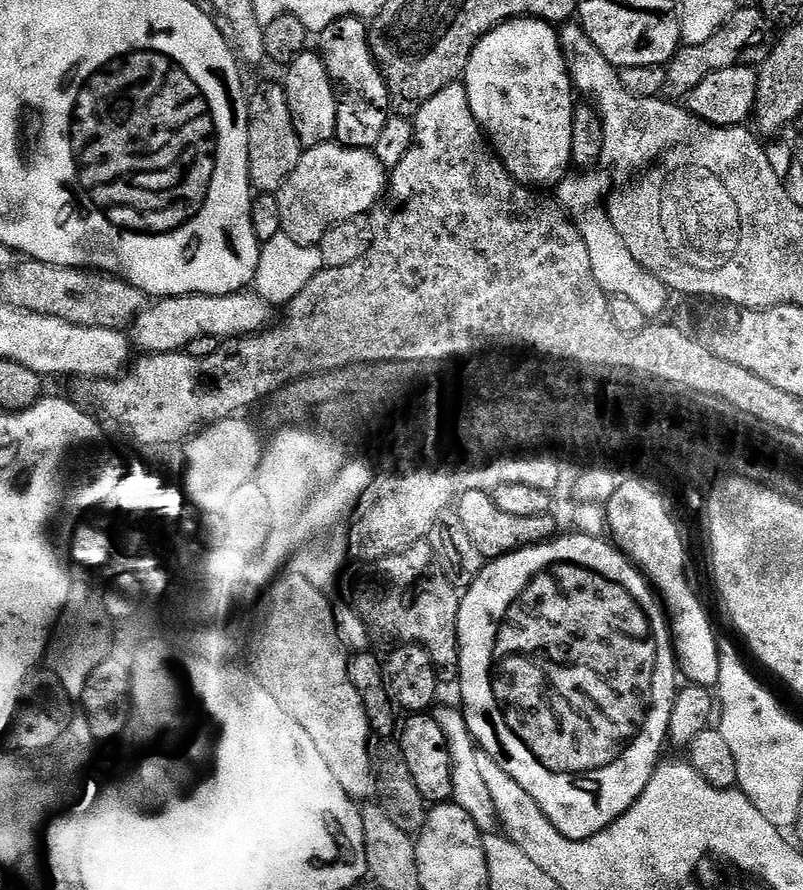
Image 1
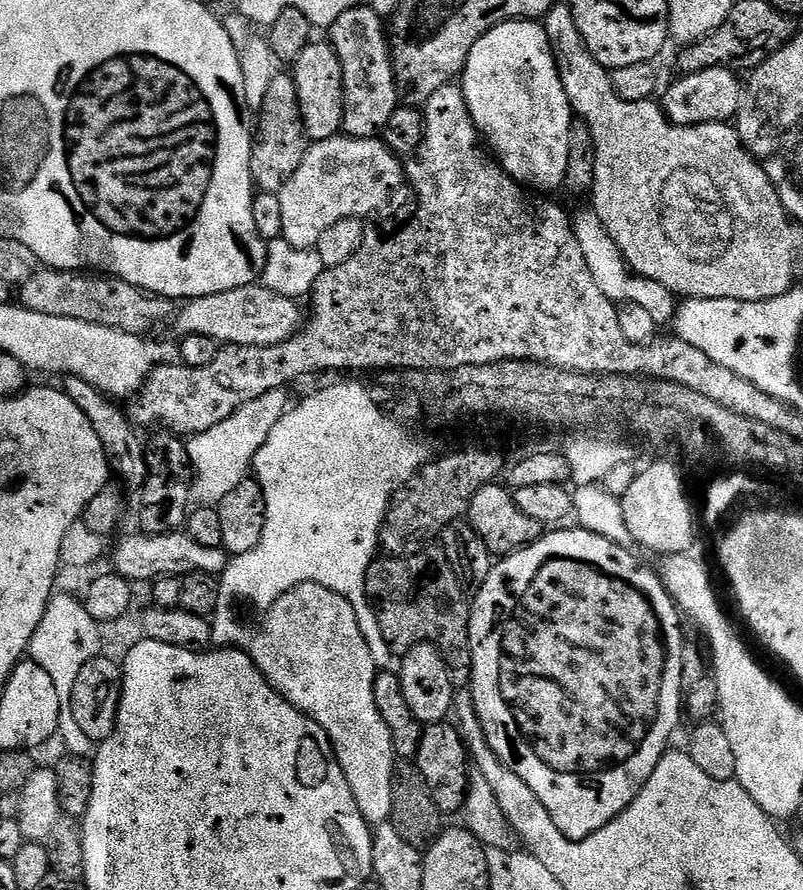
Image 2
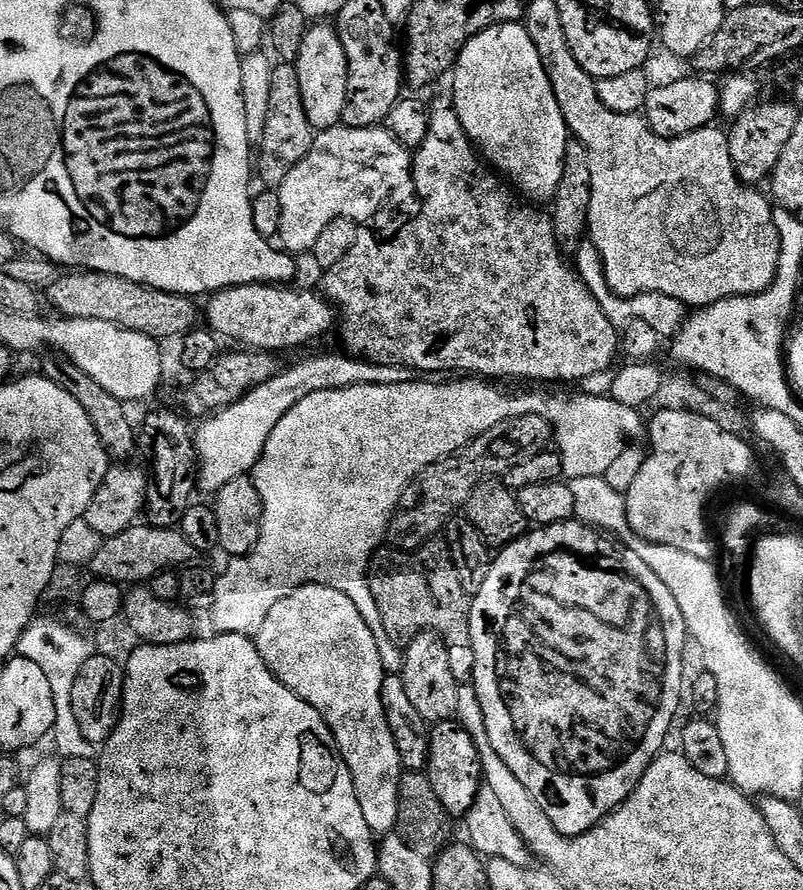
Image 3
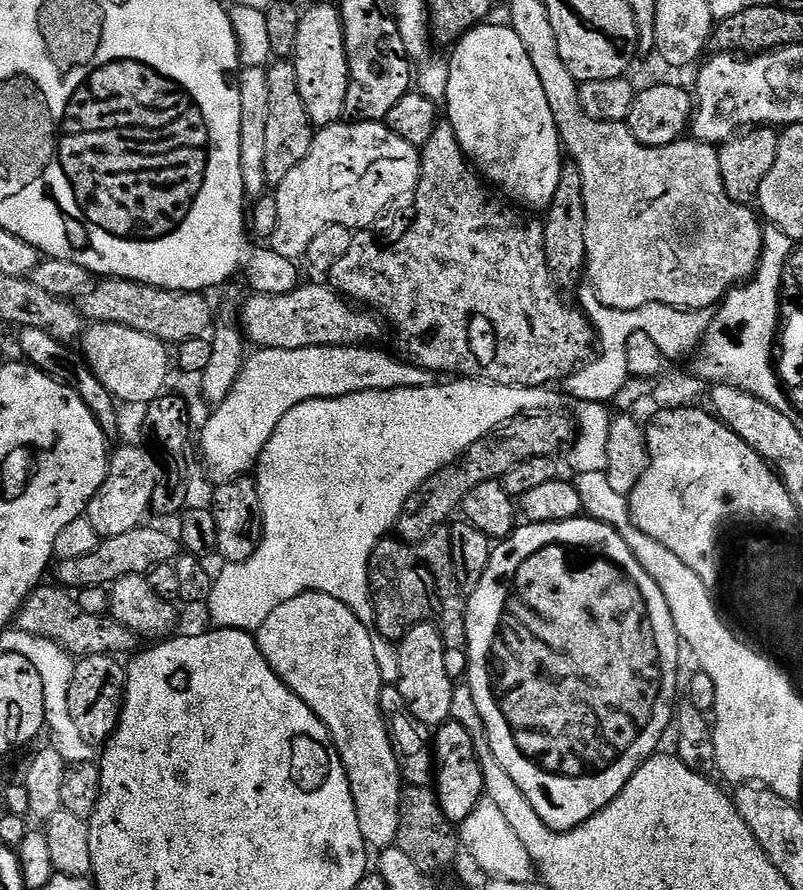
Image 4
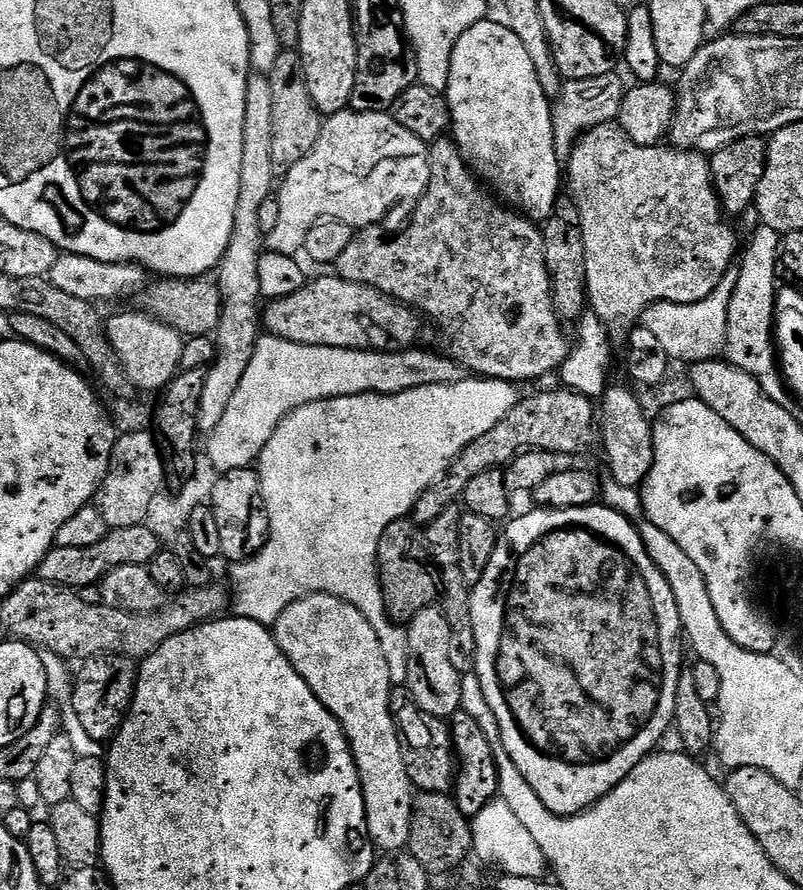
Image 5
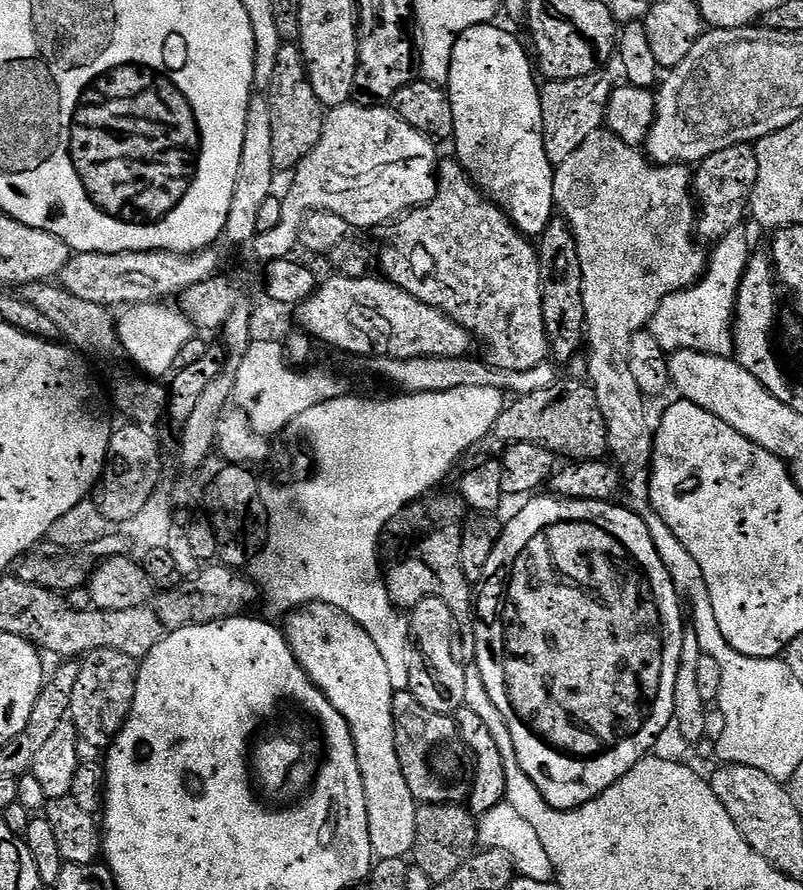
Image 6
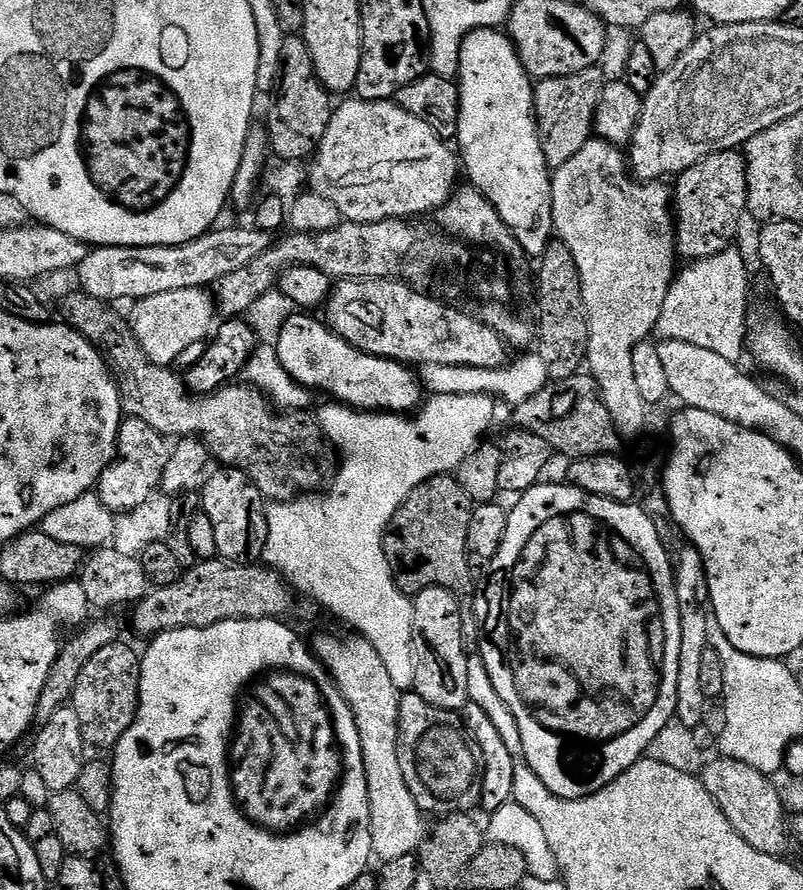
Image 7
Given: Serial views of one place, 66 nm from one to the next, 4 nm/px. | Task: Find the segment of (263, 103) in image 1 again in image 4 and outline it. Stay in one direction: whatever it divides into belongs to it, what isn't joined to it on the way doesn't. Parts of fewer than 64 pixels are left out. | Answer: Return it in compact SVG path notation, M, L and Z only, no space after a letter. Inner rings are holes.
M280 58L267 65L270 82L270 119L266 129L266 178L269 185L279 186L282 178L310 154L314 135L314 125L302 100L302 90L298 84L298 70L288 58Z

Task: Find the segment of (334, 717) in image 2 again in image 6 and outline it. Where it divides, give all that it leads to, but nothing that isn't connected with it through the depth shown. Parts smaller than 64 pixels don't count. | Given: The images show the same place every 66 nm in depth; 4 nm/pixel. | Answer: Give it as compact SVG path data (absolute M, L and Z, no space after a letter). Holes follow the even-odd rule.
M305 604L289 612L282 631L308 677L346 718L358 754L358 770L362 770L362 786L366 790L373 857L381 860L407 857L416 837L418 801L410 794L406 774L402 774L402 762L398 762L394 693L382 650L374 646L374 638L370 638L354 618L329 604Z

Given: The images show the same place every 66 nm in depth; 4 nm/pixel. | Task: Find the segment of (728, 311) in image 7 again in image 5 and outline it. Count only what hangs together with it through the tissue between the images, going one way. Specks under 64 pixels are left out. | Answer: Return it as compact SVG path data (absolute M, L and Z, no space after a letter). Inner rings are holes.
M729 270L722 282L702 302L693 304L651 304L640 313L638 320L650 330L662 344L669 361L685 360L688 366L701 364L704 360L715 360L725 351L728 342L728 311L730 298L734 294L736 272Z

